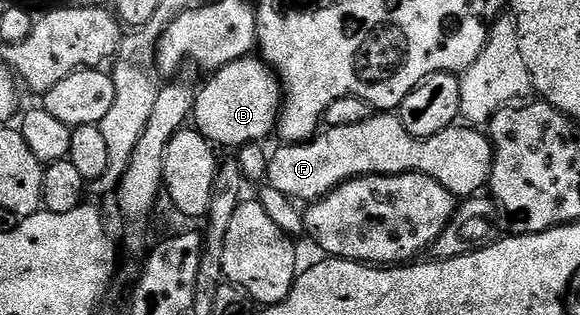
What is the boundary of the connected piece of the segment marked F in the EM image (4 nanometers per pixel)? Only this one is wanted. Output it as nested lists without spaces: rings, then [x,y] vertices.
[[[388,111],[369,115],[362,123],[325,128],[310,141],[284,143],[271,150],[267,184],[296,203],[311,203],[353,177],[377,173],[421,173],[446,187],[457,199],[479,194],[492,174],[492,143],[479,128],[453,127],[433,137],[411,137],[399,116]]]

